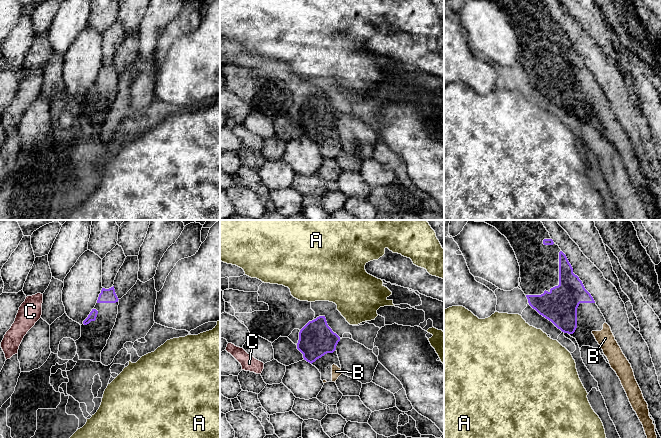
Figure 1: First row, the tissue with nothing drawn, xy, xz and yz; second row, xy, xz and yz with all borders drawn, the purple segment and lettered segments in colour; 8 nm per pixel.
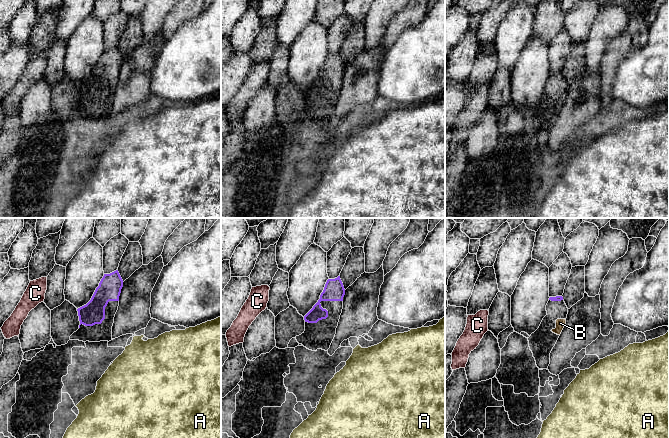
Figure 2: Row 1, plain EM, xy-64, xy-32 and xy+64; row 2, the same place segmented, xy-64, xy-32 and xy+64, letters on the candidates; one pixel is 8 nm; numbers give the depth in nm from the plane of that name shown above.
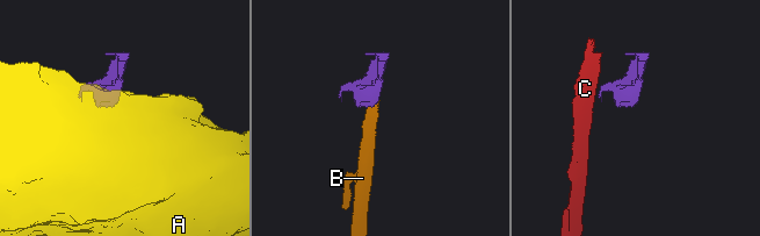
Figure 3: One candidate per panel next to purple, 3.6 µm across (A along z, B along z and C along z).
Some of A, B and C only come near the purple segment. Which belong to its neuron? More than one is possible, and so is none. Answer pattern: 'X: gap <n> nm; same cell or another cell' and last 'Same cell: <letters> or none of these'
A: gap 90 nm; another cell
B: gap 100 nm; same cell
C: gap 300 nm; another cell
Same cell: B

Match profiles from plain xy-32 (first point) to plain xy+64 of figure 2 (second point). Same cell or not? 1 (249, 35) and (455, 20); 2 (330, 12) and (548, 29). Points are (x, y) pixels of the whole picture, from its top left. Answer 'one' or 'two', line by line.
1: two
2: one

